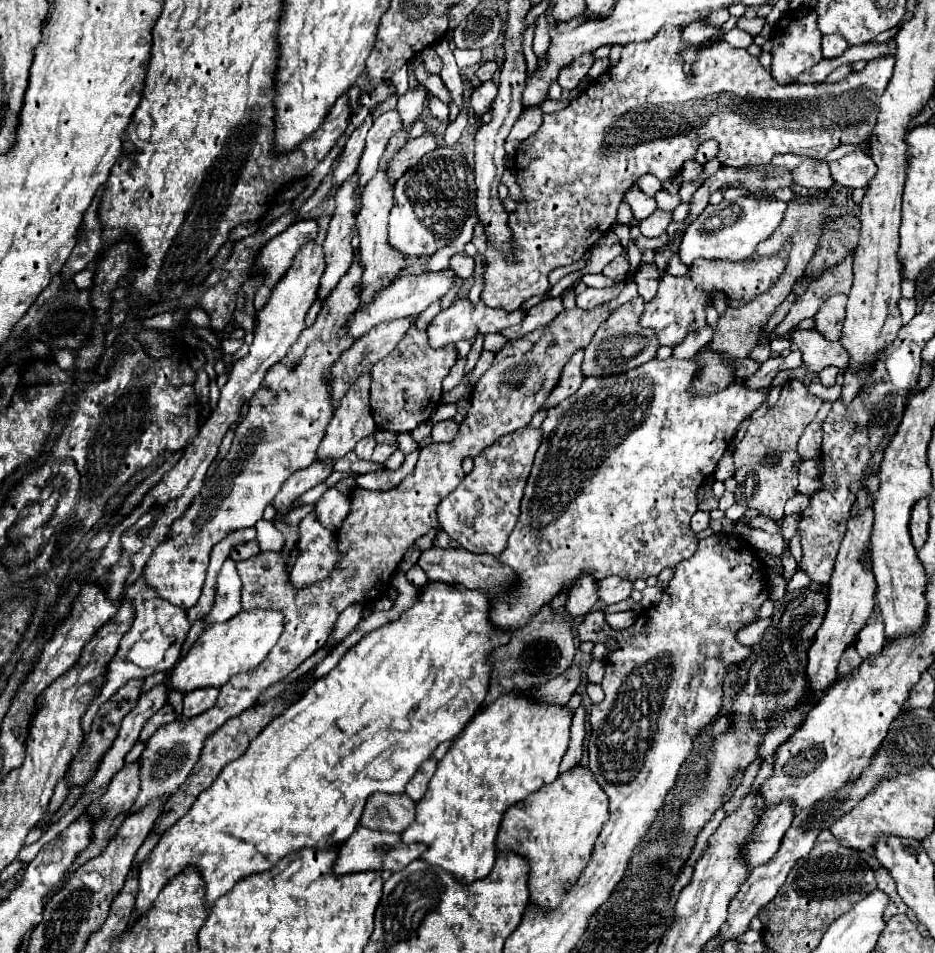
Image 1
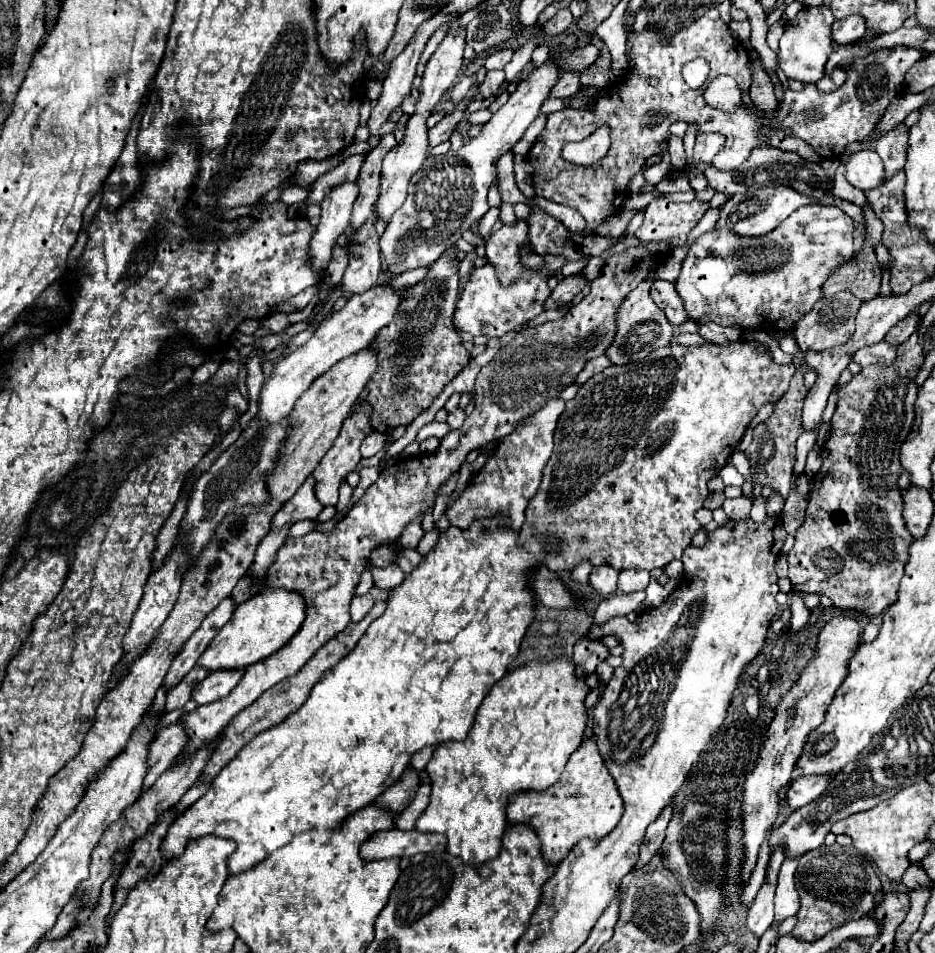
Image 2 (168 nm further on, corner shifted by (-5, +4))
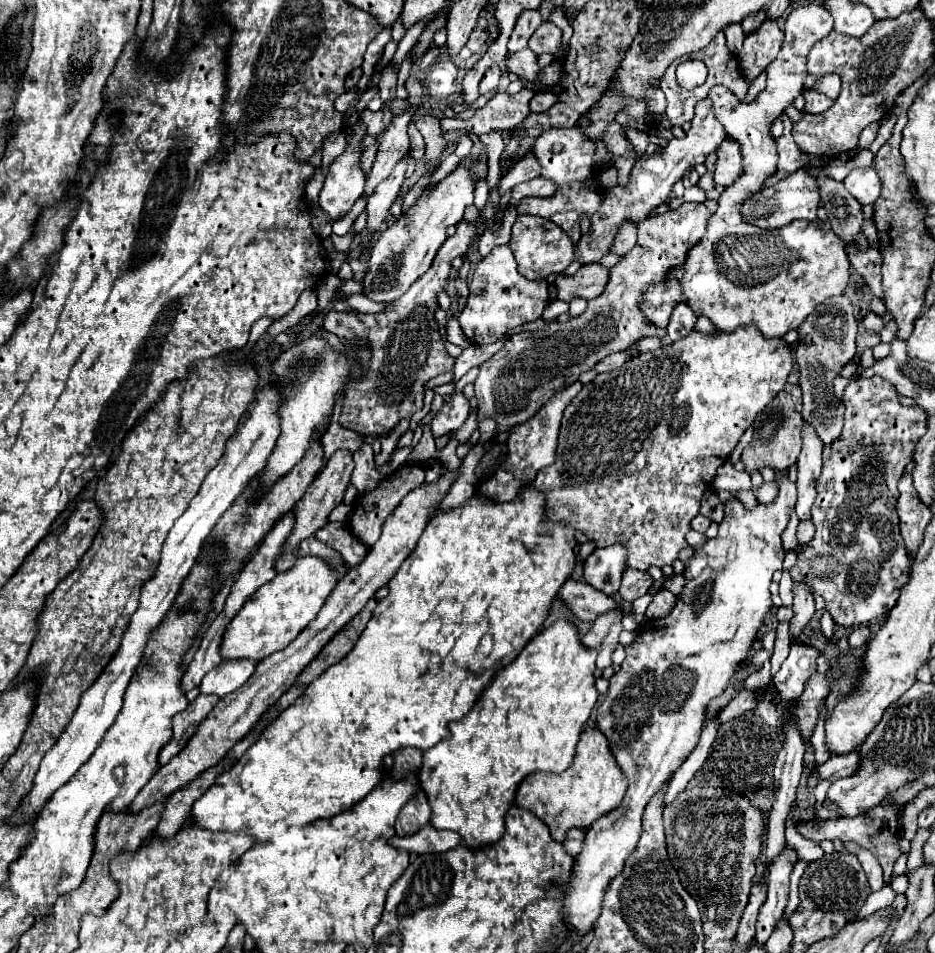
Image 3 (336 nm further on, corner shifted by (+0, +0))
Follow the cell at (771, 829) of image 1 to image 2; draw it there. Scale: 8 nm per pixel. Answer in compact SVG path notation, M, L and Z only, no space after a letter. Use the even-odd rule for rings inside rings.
M799 777L791 783L791 787L787 789L787 795L785 795L785 803L791 807L791 809L801 809L805 807L807 803L811 803L813 799L817 799L825 787L829 785L829 779L831 777Z

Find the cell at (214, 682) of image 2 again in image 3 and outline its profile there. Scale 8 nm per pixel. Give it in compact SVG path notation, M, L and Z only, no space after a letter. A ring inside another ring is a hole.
M224 661L202 679L200 693L224 697L242 687L254 673L256 665L258 661Z

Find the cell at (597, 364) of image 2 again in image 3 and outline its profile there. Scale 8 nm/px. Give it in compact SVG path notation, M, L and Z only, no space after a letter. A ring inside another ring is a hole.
M622 351L622 353L612 353L612 355L608 355L604 361L600 361L594 369L596 369L598 373L602 373L602 371L610 371L610 369L616 369L616 367L624 365L630 357L632 357L632 355L630 355L628 351Z

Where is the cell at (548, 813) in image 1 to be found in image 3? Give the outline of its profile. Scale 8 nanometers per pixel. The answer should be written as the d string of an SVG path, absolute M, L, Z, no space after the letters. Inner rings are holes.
M586 727L580 733L574 763L562 775L542 771L530 773L526 781L518 785L514 803L542 819L550 827L554 841L562 843L568 829L590 827L598 817L610 813L610 809L616 809L622 803L626 789L626 775L618 767L606 735L598 727Z

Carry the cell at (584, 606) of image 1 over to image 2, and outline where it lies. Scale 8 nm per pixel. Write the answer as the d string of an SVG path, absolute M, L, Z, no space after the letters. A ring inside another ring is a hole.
M609 565L593 567L593 571L589 575L589 585L601 599L605 599L605 597L617 593L617 575L619 575L619 571L611 569Z

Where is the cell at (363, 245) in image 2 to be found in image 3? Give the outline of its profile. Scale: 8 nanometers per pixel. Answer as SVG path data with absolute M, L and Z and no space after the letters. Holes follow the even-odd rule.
M404 157L390 173L390 177L386 181L382 181L374 191L372 195L368 197L368 205L366 205L366 211L368 211L368 237L372 237L372 233L382 225L382 221L388 217L388 211L390 211L390 205L394 203L394 199L398 197L400 193L400 187L402 187L402 181L404 181L404 173L408 169L408 159Z

